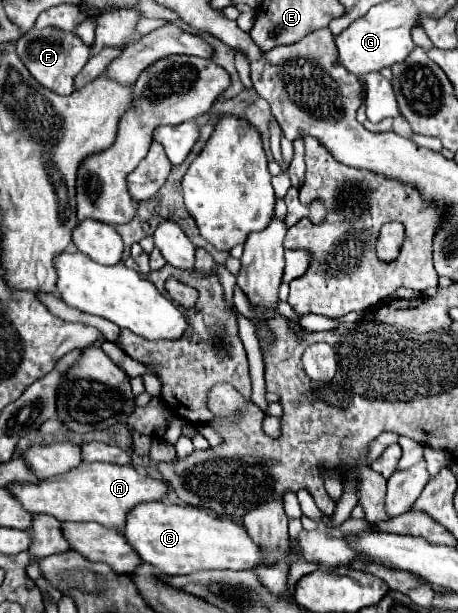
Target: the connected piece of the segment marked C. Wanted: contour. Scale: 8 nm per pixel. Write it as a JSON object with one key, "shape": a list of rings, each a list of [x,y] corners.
{"shape":[[[163,501],[139,503],[127,513],[121,533],[141,561],[151,563],[161,575],[185,575],[203,569],[239,571],[257,567],[259,563],[273,563],[273,559],[263,557],[243,525],[225,517],[213,517],[189,505],[169,505]]]}

